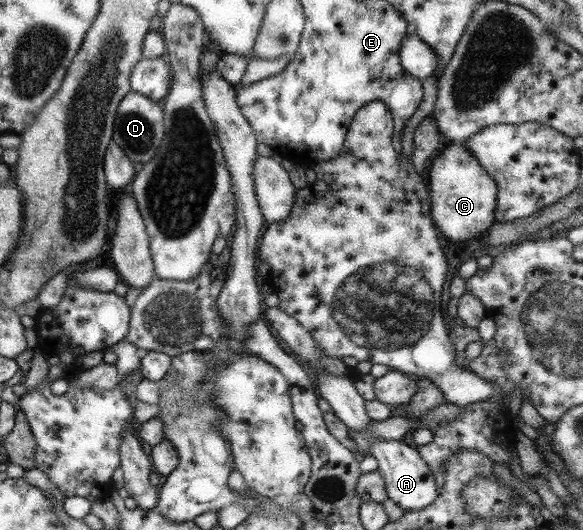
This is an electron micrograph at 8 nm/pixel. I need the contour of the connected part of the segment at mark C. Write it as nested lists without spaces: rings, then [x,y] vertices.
[[[451,142],[439,156],[432,159],[427,180],[431,205],[429,216],[436,229],[452,241],[452,246],[458,246],[458,241],[479,238],[495,222],[495,181],[461,142]]]

